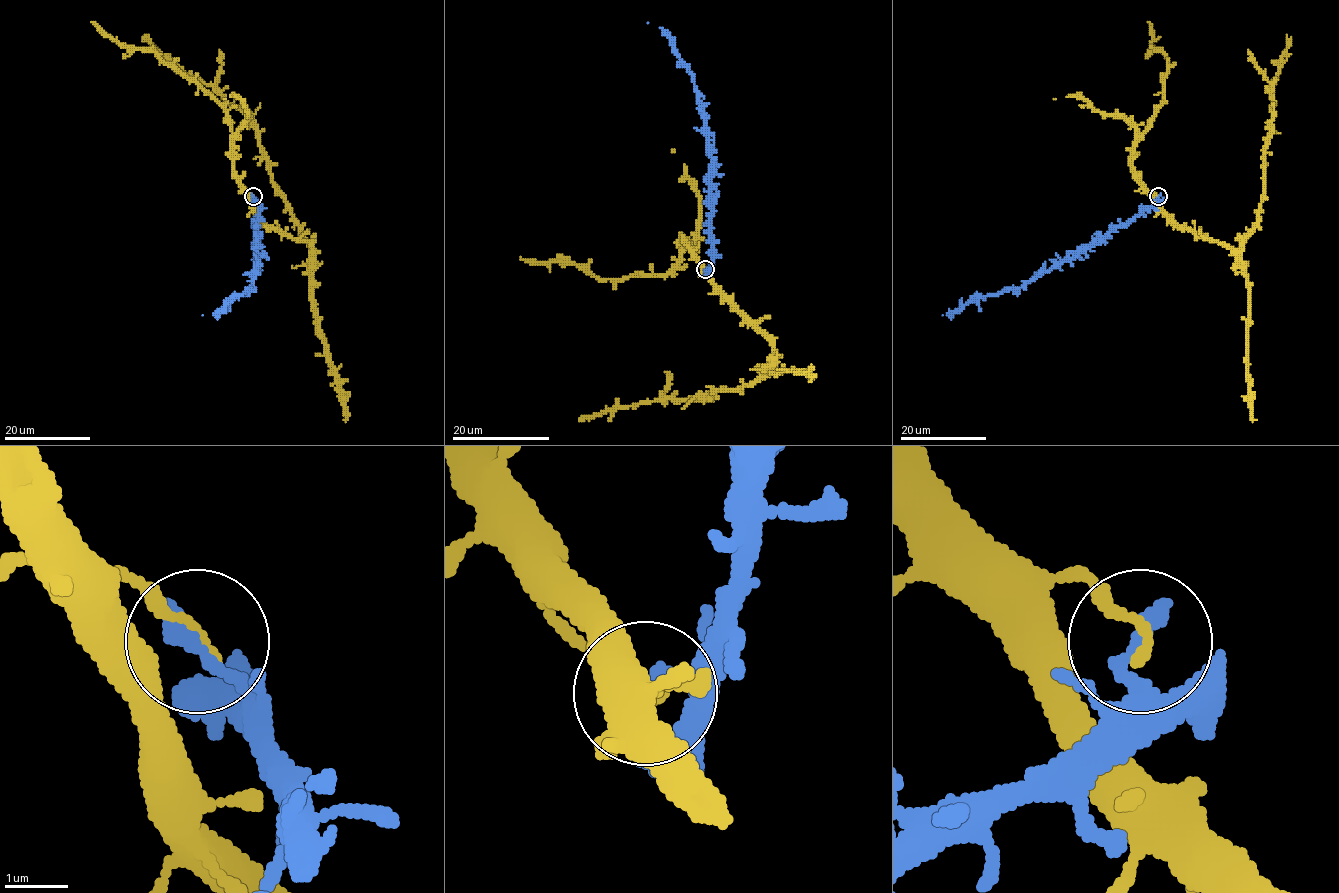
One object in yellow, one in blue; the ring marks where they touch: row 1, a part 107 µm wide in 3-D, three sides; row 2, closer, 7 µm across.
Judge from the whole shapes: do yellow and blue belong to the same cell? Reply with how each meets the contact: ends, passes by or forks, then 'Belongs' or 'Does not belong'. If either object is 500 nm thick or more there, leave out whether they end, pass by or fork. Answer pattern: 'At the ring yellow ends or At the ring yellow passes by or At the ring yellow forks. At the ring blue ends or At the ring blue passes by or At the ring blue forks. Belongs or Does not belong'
At the ring yellow ends. At the ring blue ends. Does not belong

